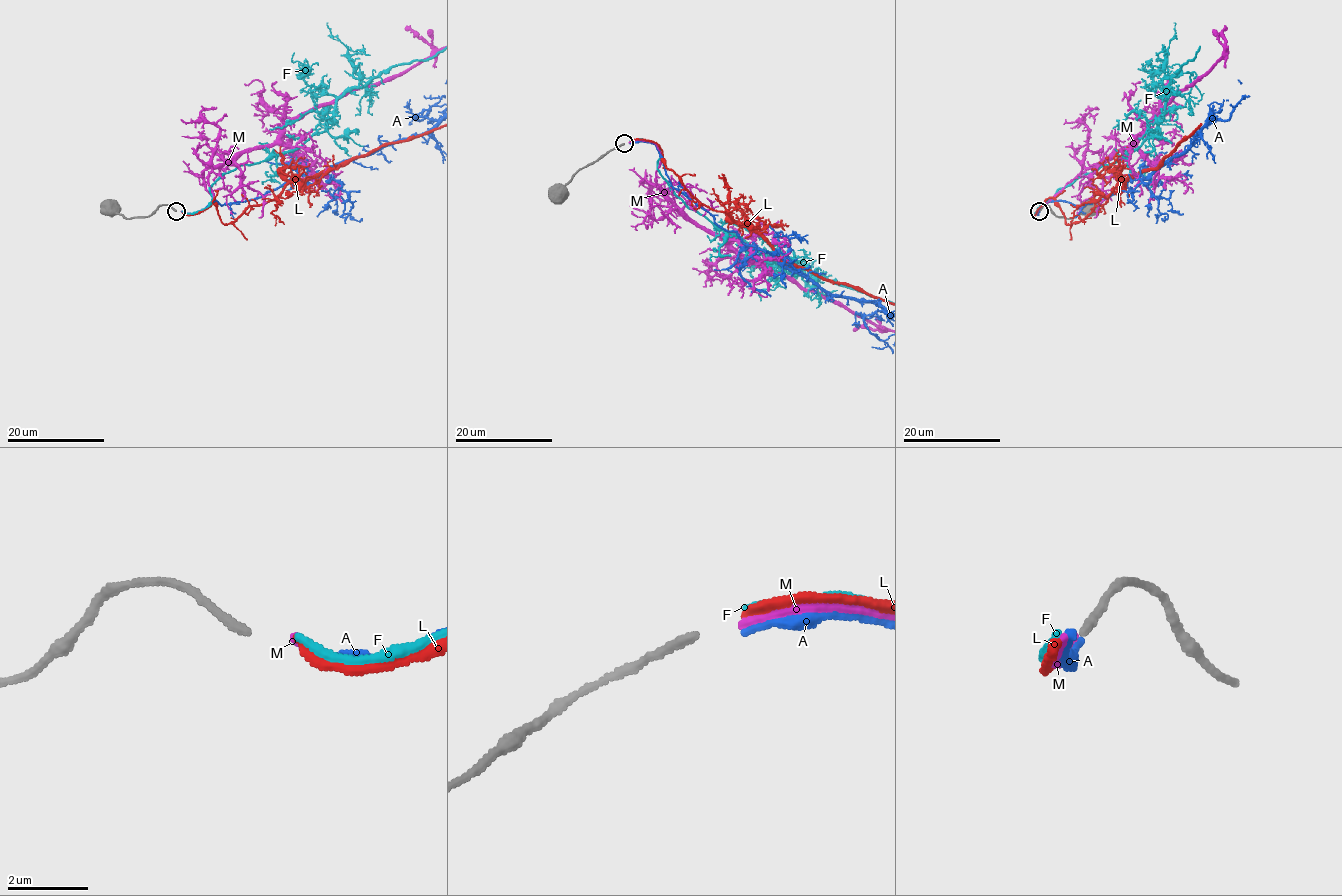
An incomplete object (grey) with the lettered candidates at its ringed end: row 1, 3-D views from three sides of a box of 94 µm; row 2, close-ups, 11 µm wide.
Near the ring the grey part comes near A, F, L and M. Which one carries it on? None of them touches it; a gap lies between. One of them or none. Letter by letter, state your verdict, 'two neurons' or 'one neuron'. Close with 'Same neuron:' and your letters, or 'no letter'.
A: two neurons
F: two neurons
L: two neurons
M: two neurons
Same neuron: no letter

